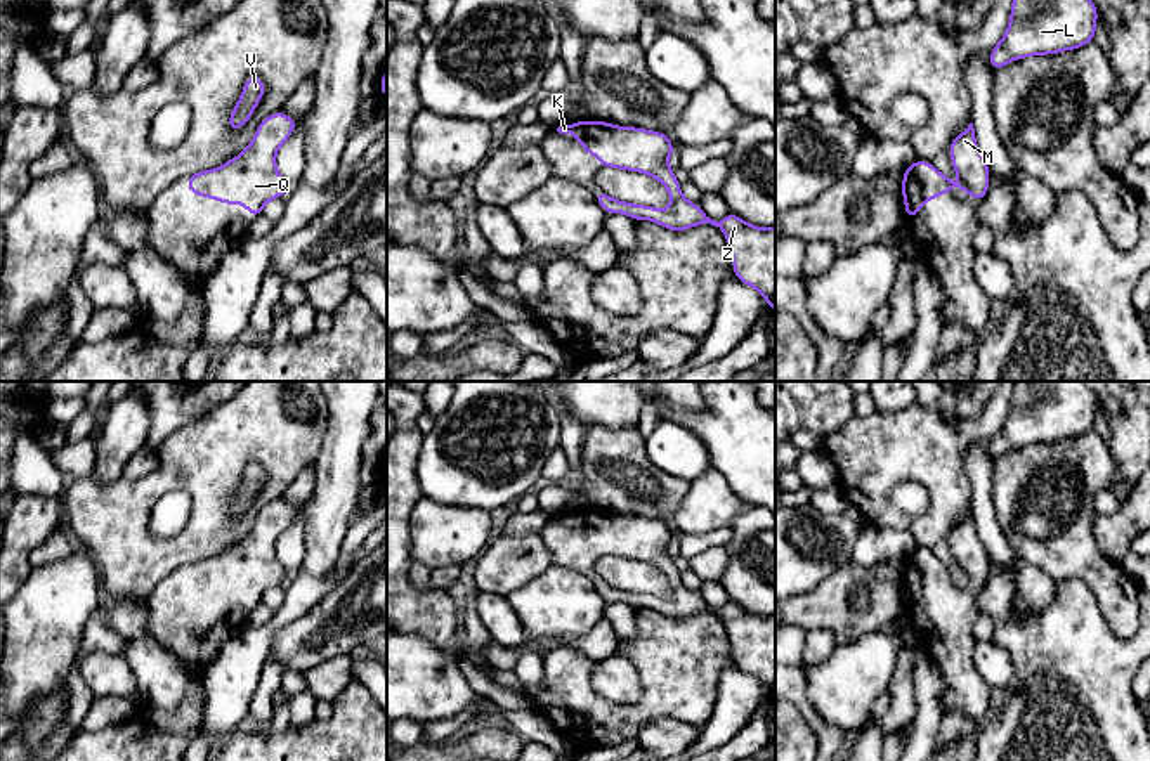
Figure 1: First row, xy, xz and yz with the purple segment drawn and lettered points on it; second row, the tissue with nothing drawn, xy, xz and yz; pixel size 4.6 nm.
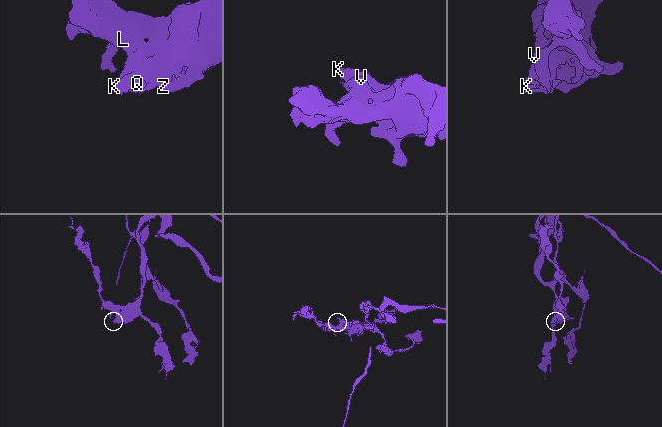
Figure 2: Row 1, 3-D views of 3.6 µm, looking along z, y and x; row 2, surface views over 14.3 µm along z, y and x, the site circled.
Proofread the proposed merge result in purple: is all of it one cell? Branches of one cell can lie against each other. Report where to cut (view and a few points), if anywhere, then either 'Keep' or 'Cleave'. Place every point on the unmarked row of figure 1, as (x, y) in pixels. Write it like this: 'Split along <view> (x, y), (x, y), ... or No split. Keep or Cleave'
No split. Keep

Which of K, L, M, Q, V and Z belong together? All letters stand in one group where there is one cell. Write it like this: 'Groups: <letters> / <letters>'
Groups: K L M Q V Z

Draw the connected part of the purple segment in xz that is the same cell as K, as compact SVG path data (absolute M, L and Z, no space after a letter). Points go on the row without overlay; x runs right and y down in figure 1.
M574 510L560 513L559 522L569 522L583 532L586 544L597 543L604 556L638 560L659 569L671 588L671 596L626 591L611 586L602 577L593 581L597 593L607 603L623 602L635 610L650 608L673 621L701 612L718 615L730 636L735 666L755 676L775 700L775 615L756 615L729 600L722 608L711 608L706 600L690 591L666 548L675 543L675 532L664 520L638 515L617 515L607 510Z

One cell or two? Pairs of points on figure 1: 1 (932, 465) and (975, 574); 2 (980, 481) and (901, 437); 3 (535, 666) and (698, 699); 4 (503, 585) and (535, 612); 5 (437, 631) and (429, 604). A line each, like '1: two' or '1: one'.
1: two
2: two
3: two
4: two
5: one

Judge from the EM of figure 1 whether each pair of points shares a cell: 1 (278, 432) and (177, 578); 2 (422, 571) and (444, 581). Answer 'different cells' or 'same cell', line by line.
1: different cells
2: same cell

